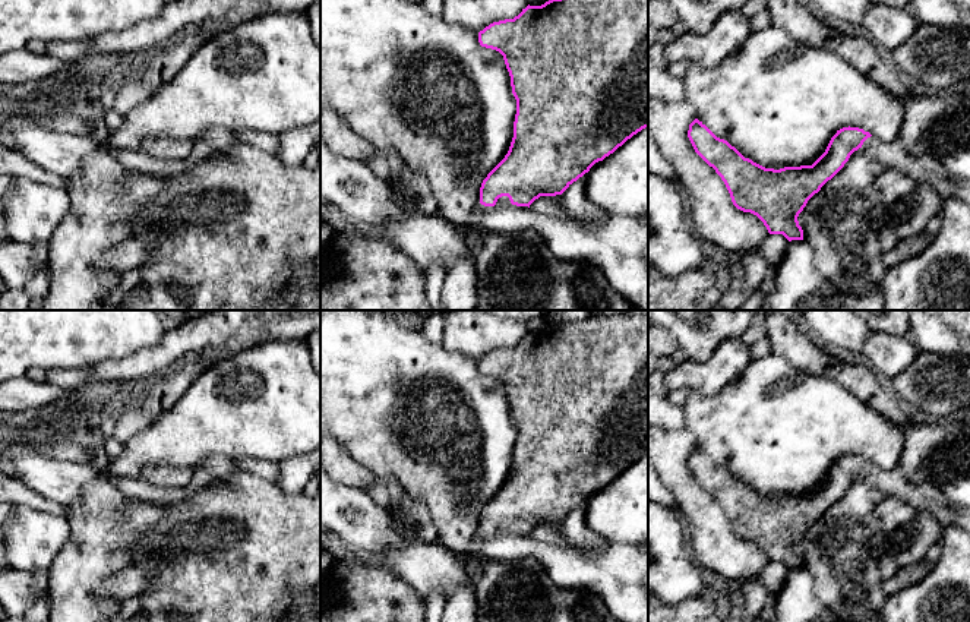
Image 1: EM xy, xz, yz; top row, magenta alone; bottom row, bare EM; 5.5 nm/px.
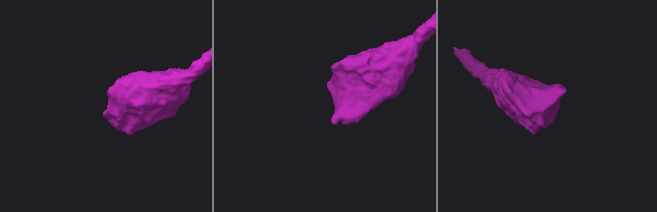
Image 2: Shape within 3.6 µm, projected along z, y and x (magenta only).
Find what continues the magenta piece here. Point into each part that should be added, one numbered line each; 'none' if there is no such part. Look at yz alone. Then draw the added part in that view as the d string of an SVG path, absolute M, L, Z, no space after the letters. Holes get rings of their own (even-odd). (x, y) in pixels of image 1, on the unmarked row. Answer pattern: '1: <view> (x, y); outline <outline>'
1: yz (925, 498); outline M871 464L863 470L862 477L872 489L882 490L885 496L898 498L917 512L938 520L944 528L957 525L970 534L970 508L951 503L933 483L907 480L900 465L882 470Z

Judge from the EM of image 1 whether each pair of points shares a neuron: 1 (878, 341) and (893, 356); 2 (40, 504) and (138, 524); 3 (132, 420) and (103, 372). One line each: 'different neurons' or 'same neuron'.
1: same neuron
2: different neurons
3: different neurons

